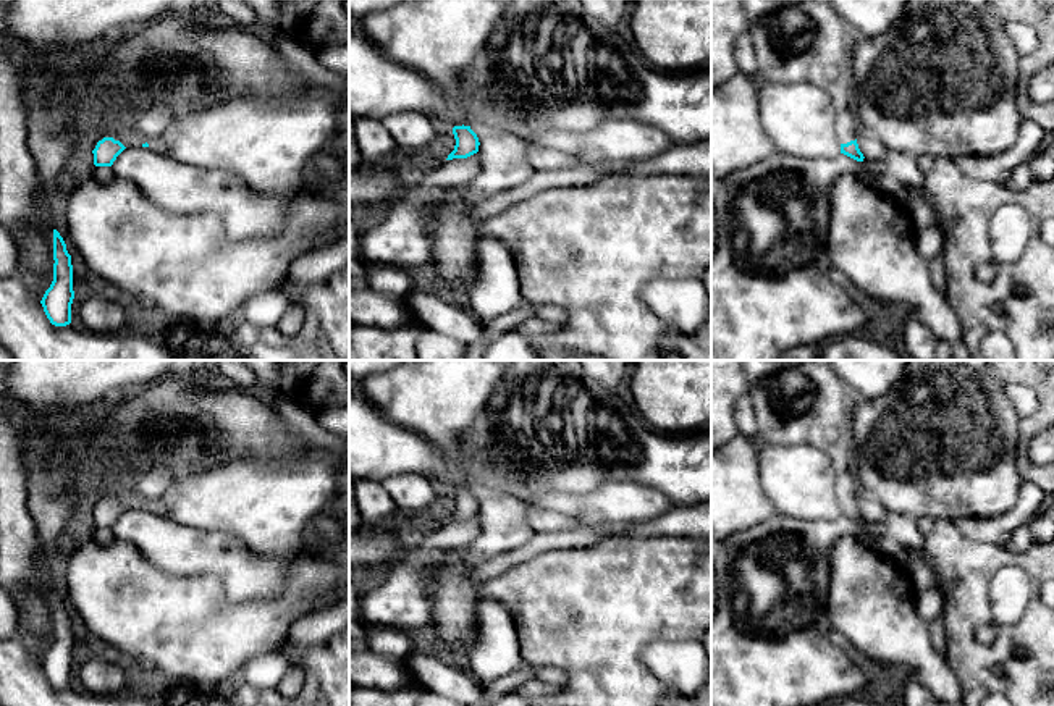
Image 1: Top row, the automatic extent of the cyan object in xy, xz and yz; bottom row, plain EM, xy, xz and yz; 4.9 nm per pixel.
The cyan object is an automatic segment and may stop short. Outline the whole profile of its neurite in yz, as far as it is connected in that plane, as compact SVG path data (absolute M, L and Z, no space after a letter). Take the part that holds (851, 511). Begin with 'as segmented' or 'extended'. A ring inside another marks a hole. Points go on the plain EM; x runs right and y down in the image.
extended; M742 360L747 376L747 394L753 402L753 415L758 422L758 444L782 448L812 446L823 451L836 475L836 491L841 515L863 523L857 498L860 493L855 464L855 443L852 425L852 397L845 383L834 373L826 360Z

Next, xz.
as segmented; M464 486L454 488L453 496L456 501L456 507L446 522L467 520L479 514L480 504L479 504L477 496L470 491L470 488L464 488Z

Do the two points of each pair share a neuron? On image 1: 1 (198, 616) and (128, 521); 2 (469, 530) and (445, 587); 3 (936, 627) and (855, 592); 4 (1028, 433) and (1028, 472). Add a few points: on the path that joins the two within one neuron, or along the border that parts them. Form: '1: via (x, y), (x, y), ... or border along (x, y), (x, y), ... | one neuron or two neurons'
1: border along (136, 548), (167, 572), (202, 575) | two neurons
2: border along (466, 546), (456, 548), (437, 571), (435, 577) | two neurons
3: border along (928, 624), (931, 645), (944, 655) | two neurons
4: via (1024, 443), (1024, 462) | one neuron

